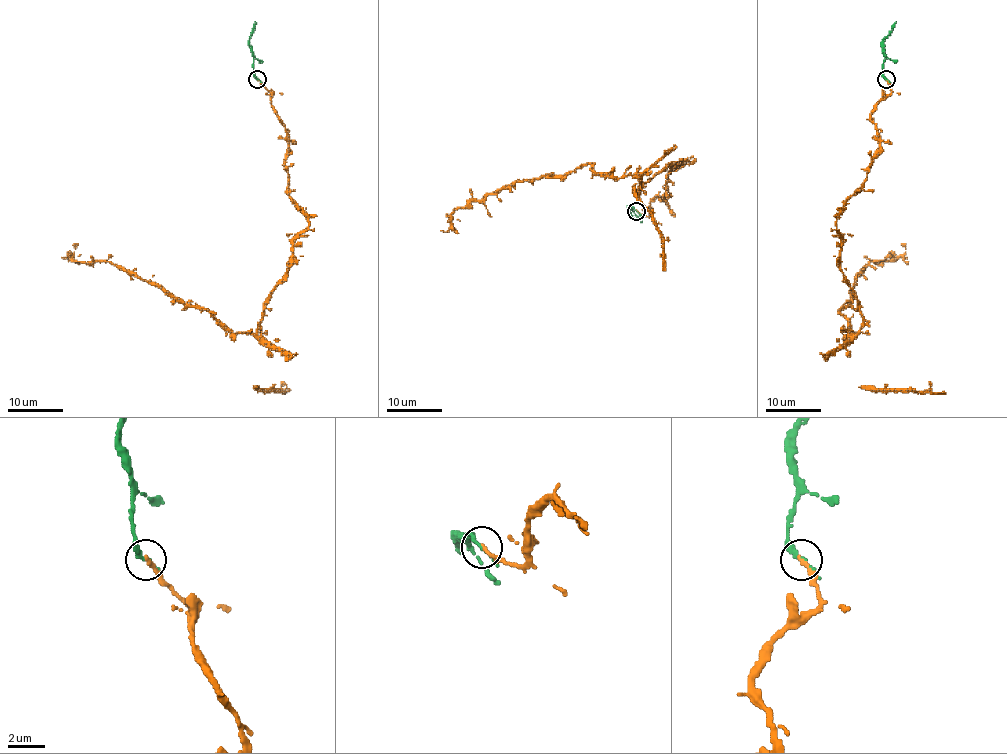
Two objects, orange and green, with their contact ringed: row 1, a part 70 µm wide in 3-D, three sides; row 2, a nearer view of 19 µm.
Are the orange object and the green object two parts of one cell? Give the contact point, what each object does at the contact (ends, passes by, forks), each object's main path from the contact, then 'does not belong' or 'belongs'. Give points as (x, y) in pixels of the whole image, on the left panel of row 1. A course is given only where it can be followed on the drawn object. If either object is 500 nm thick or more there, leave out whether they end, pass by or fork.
place (257, 79); orange ends; green ends; course orange (257, 79), (286, 133), (288, 195), (308, 223), (259, 337), (108, 261), (75, 261), (74, 243); course green (257, 79), (253, 72), (253, 52), (249, 39), (255, 21); belongs

